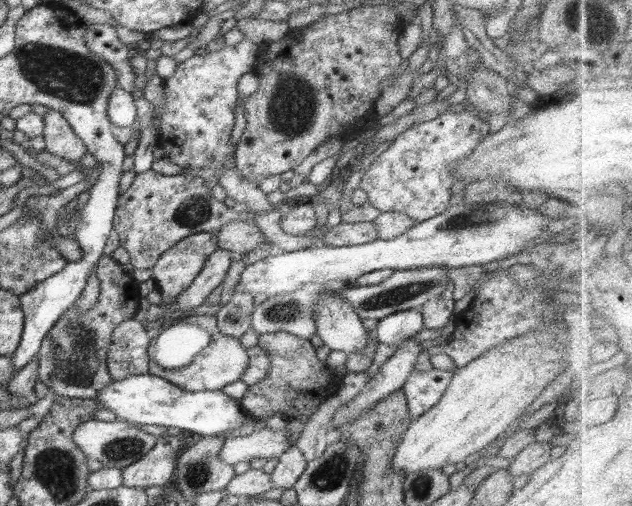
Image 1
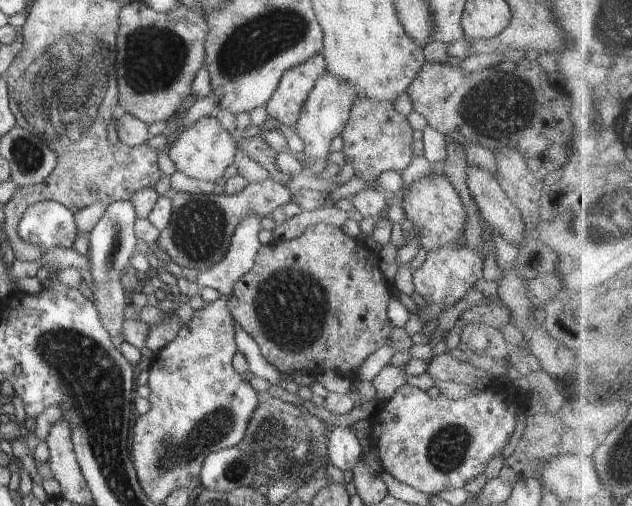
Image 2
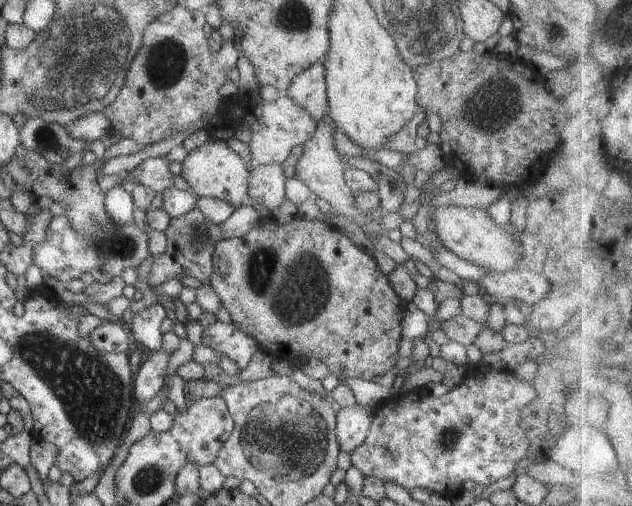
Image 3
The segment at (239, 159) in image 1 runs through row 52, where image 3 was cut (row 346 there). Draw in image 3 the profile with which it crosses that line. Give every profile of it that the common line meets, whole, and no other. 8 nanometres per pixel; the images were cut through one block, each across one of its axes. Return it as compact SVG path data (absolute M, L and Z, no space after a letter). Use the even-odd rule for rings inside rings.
M254 203L252 206L259 214L257 224L246 236L232 237L231 239L224 238L216 245L214 272L212 272L208 280L208 283L221 300L222 307L226 308L228 314L230 314L231 323L240 332L254 338L259 344L260 350L266 352L271 359L276 358L280 362L288 360L292 366L300 365L303 360L318 359L327 364L331 373L337 378L360 377L369 381L373 381L377 376L393 370L399 357L399 346L403 340L401 322L404 302L392 290L387 275L379 269L374 257L326 221L294 218L292 222L280 224L270 218L271 212L266 211L261 205Z

